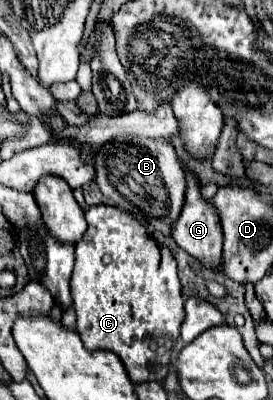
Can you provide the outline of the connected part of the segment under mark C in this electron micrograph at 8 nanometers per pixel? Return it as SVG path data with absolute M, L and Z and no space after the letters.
M91 206L85 212L87 232L75 246L75 270L71 276L71 296L77 314L77 334L87 350L109 350L121 358L135 384L163 382L169 372L171 352L179 340L179 326L185 318L177 264L169 248L157 244L143 224L115 206Z

